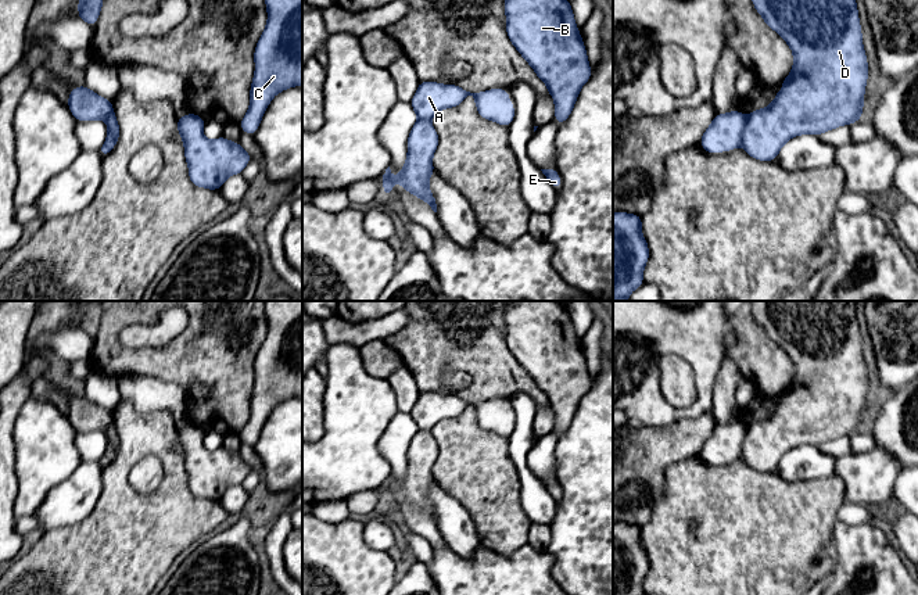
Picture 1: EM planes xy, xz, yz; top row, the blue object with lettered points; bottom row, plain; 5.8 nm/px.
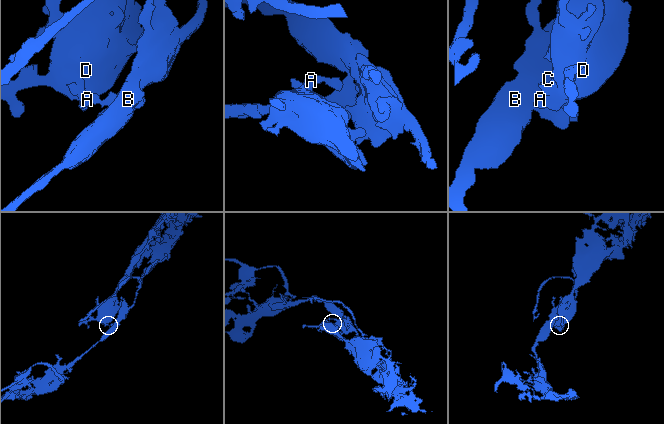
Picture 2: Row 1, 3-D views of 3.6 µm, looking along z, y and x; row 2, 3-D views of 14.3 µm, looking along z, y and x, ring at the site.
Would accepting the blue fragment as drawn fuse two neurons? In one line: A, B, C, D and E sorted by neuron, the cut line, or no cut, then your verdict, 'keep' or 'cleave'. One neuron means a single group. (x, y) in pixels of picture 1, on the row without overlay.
A B C D E; no cut; keep

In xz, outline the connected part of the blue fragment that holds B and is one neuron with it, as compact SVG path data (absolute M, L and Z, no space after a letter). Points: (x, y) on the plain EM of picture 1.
M505 301L505 323L508 348L548 397L562 436L592 386L569 311L557 301Z

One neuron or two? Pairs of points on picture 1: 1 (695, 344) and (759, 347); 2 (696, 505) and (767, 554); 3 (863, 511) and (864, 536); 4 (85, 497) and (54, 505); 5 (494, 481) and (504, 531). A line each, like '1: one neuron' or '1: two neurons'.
1: two neurons
2: one neuron
3: two neurons
4: one neuron
5: one neuron

